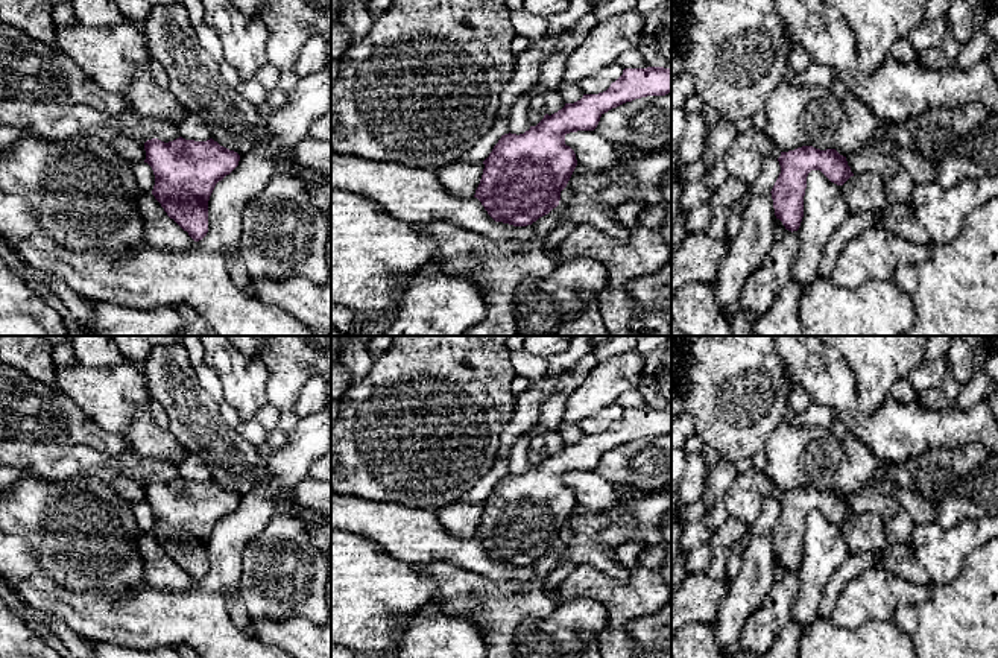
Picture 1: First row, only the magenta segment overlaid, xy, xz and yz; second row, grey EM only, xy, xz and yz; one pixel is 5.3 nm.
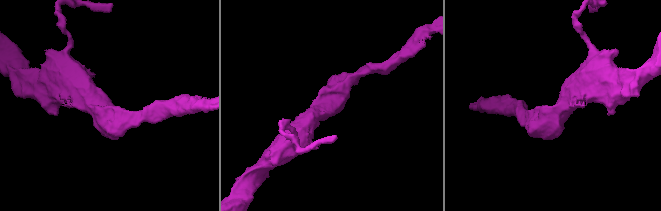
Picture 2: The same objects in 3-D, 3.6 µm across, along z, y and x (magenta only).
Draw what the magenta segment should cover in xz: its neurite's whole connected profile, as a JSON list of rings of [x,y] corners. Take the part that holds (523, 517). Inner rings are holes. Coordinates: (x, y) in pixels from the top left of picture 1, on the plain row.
[[[624,409],[611,427],[598,435],[583,435],[574,444],[530,467],[524,474],[504,474],[483,501],[485,509],[475,530],[477,538],[495,562],[527,567],[559,546],[561,532],[567,527],[576,506],[574,491],[565,485],[565,476],[577,471],[594,471],[600,457],[612,448],[647,436],[671,433],[671,409]]]

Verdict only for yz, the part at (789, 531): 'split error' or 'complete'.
complete

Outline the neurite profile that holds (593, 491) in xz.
[[[594,471],[570,473],[565,476],[565,485],[574,491],[577,505],[585,509],[605,512],[615,505],[615,485]]]

